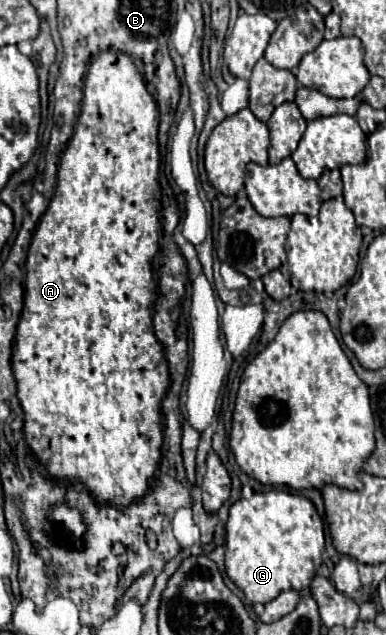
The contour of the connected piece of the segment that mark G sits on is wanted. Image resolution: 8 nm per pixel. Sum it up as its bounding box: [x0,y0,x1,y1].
[226,490,331,604]

